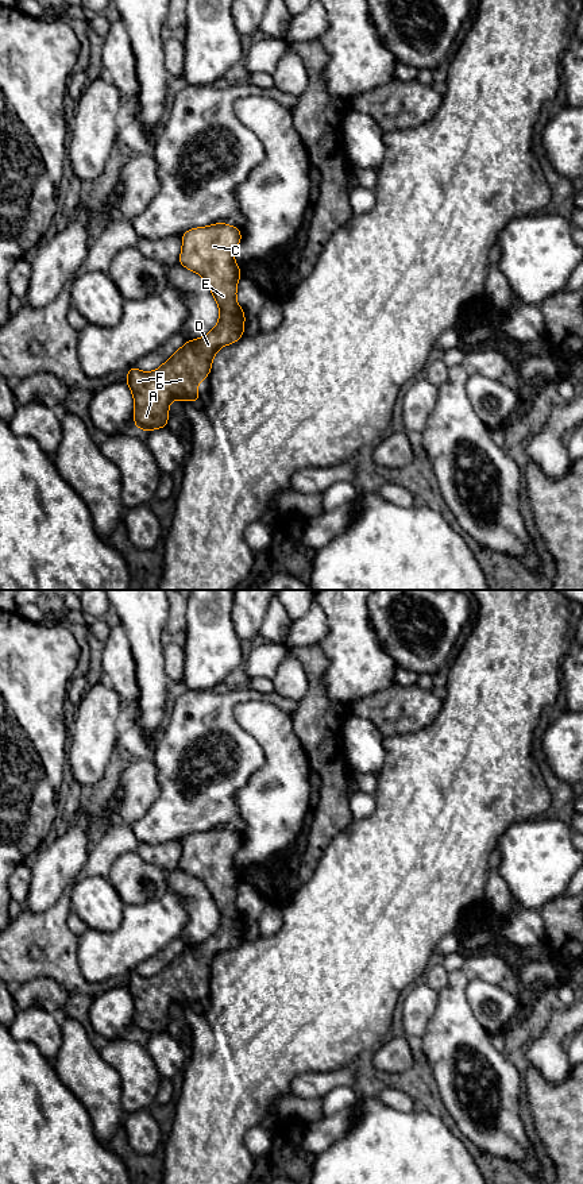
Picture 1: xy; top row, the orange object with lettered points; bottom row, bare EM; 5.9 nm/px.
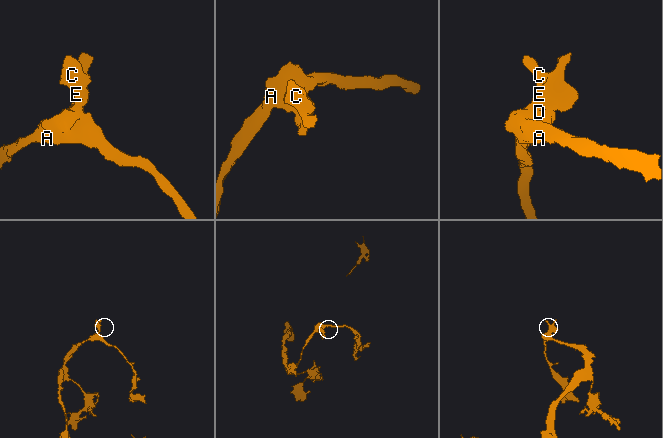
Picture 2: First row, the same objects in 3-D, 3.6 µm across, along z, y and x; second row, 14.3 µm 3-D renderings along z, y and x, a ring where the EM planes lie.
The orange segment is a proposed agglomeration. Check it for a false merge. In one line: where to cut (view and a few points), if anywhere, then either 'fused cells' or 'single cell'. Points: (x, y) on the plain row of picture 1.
no cut; single cell

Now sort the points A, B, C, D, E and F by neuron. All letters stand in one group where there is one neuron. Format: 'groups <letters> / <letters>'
groups A B C D E F

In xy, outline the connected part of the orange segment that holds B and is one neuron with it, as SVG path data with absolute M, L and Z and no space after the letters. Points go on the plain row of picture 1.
M227 828L188 834L181 841L182 856L178 868L198 878L208 888L220 914L217 930L204 942L186 945L158 975L143 977L135 971L127 975L126 988L134 999L134 1030L144 1037L166 1033L169 1026L169 1008L171 1004L200 1007L197 988L211 979L212 964L224 950L236 948L244 937L244 915L236 907L238 886L243 876L233 865L236 852L242 846L242 834Z

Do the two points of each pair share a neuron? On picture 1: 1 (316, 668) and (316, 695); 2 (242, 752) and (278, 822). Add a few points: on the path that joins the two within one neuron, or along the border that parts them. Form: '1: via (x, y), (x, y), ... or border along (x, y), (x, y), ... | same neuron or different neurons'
1: via (316, 675), (316, 689) | same neuron
2: border along (259, 743), (265, 763), (236, 793), (236, 801) | different neurons

